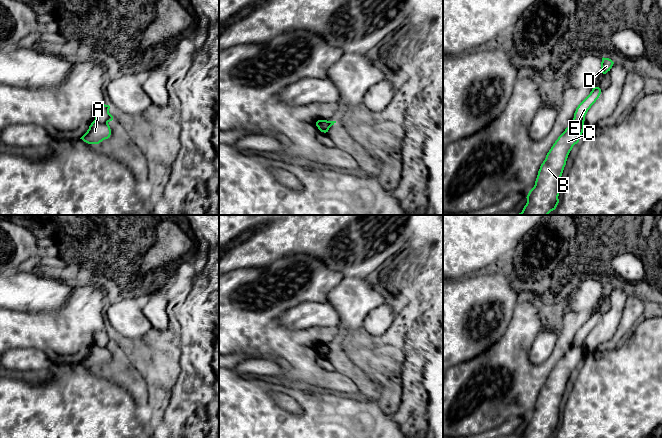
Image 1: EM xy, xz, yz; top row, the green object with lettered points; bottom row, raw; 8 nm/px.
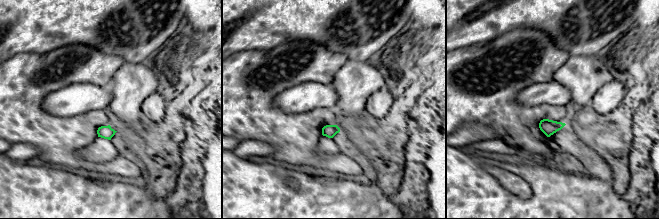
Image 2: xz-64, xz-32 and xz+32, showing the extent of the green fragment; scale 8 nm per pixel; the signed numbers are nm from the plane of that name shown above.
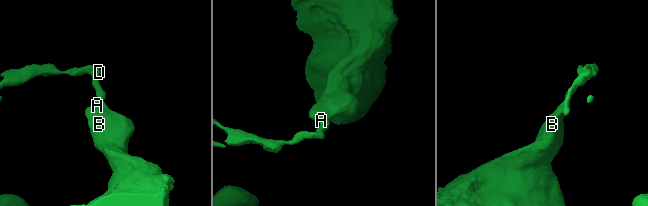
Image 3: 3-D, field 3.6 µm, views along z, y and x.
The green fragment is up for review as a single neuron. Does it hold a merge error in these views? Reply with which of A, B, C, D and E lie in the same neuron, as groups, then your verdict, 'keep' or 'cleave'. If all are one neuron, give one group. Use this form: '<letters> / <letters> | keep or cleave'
A B C / D E | cleave

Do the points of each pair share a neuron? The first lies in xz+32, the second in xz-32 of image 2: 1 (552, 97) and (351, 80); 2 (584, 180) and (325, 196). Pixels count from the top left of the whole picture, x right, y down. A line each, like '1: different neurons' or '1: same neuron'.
1: different neurons
2: same neuron

